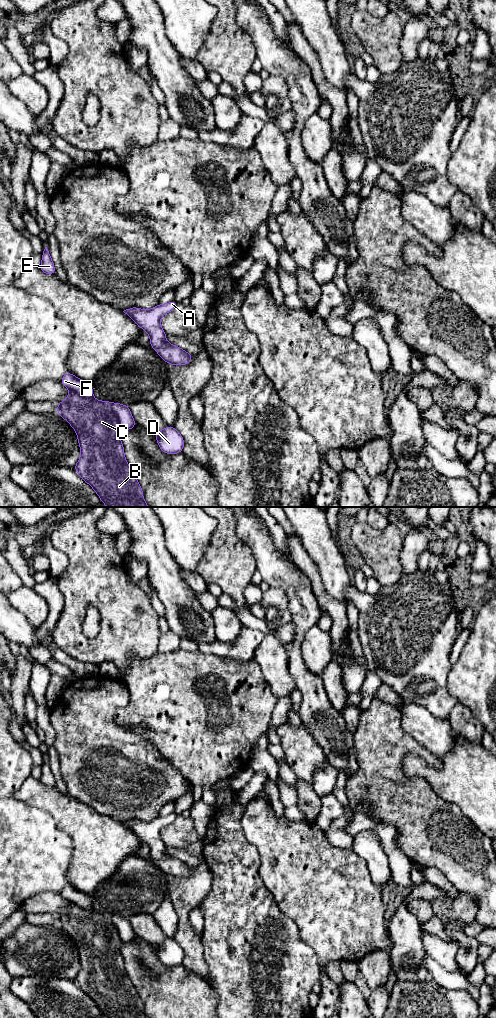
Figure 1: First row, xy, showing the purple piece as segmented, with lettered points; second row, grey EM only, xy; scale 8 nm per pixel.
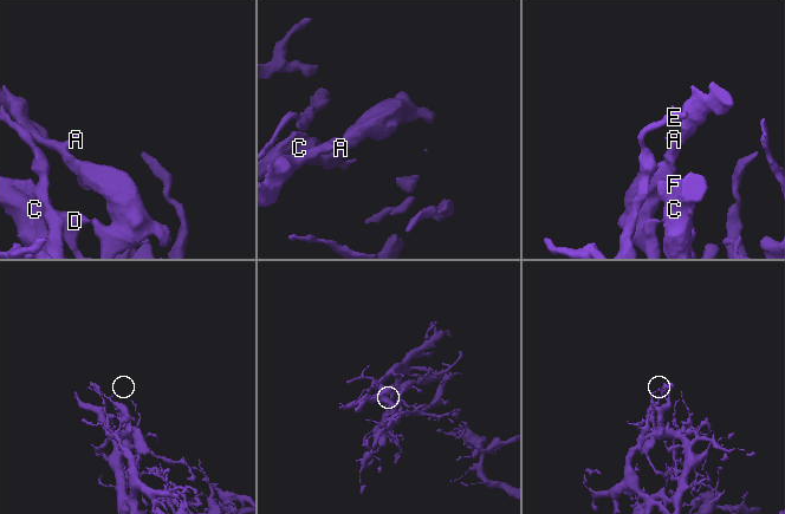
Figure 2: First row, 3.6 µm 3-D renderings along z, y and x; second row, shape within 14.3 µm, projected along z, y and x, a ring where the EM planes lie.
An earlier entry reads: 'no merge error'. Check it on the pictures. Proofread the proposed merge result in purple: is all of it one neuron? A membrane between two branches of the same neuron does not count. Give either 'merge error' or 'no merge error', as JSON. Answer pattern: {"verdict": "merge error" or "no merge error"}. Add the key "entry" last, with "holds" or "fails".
{"verdict": "no merge error", "entry": "holds"}

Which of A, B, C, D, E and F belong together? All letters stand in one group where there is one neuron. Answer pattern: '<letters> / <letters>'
A B C D E F

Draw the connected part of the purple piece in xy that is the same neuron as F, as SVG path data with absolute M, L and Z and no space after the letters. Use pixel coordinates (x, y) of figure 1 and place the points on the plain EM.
M70 884L60 894L71 903L65 913L58 915L57 925L74 940L78 949L81 970L74 979L75 983L107 1018L148 1018L143 1011L143 1002L125 971L120 952L122 942L136 938L129 918L96 912L92 896Z

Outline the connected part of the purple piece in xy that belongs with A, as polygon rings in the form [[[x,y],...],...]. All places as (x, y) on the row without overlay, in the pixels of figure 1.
[[[173,812],[167,816],[159,816],[150,822],[132,819],[123,824],[150,847],[150,858],[155,861],[164,873],[171,877],[187,877],[194,868],[178,858],[169,856],[166,853],[166,845],[160,837],[161,829],[171,824],[177,816]]]

